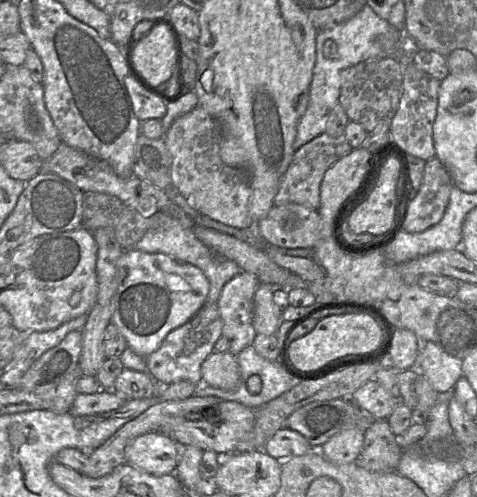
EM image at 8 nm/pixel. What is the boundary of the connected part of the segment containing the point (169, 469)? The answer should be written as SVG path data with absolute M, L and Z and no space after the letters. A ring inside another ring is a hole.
M151 431L128 442L125 462L151 475L172 474L183 448L170 437Z

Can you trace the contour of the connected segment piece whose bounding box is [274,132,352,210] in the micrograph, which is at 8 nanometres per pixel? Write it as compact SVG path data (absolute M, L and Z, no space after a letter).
M326 132L298 148L286 172L280 179L274 198L274 205L297 203L317 210L320 206L320 185L325 172L340 158L351 152L352 148L344 135L332 137Z

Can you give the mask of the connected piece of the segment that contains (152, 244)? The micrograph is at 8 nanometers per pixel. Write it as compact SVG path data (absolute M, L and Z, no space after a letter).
M179 222L165 223L149 229L136 243L135 248L147 253L162 253L198 267L203 271L210 284L207 303L217 303L224 285L242 271L236 262L216 254L194 235L191 228L182 227Z

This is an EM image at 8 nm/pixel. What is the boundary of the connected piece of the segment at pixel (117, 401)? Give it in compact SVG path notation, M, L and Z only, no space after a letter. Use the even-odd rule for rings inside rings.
M99 390L93 394L77 393L70 412L76 416L95 415L121 407L125 401L113 390Z

